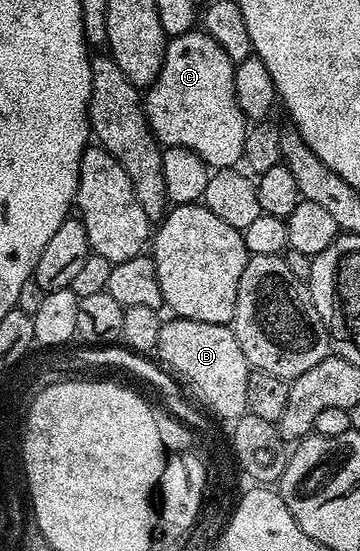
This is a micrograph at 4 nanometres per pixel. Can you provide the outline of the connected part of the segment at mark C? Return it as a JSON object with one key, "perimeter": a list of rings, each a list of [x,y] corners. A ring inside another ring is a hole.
{"perimeter":[[[203,28],[171,38],[164,47],[160,74],[142,97],[148,128],[157,142],[164,147],[186,147],[213,170],[239,166],[250,125],[236,103],[235,73],[230,55]]]}

